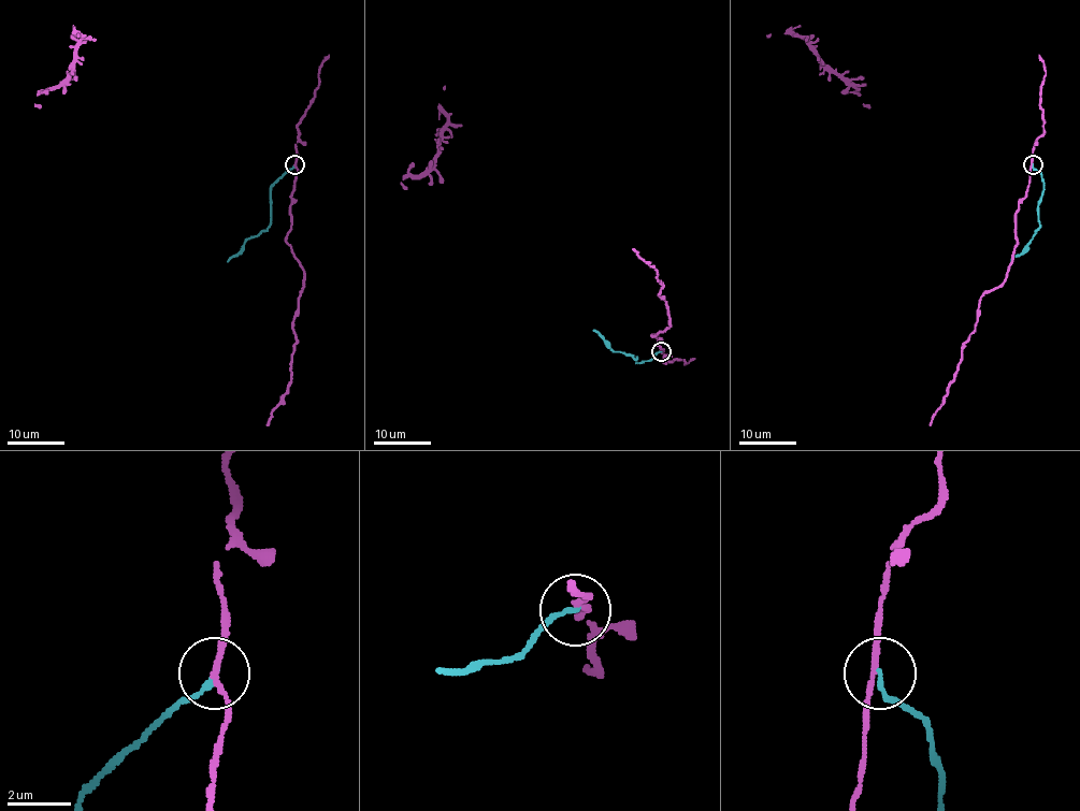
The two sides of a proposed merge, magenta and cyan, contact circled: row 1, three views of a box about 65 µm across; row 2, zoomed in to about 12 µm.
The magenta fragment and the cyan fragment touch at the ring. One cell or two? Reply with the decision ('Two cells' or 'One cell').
Two cells

